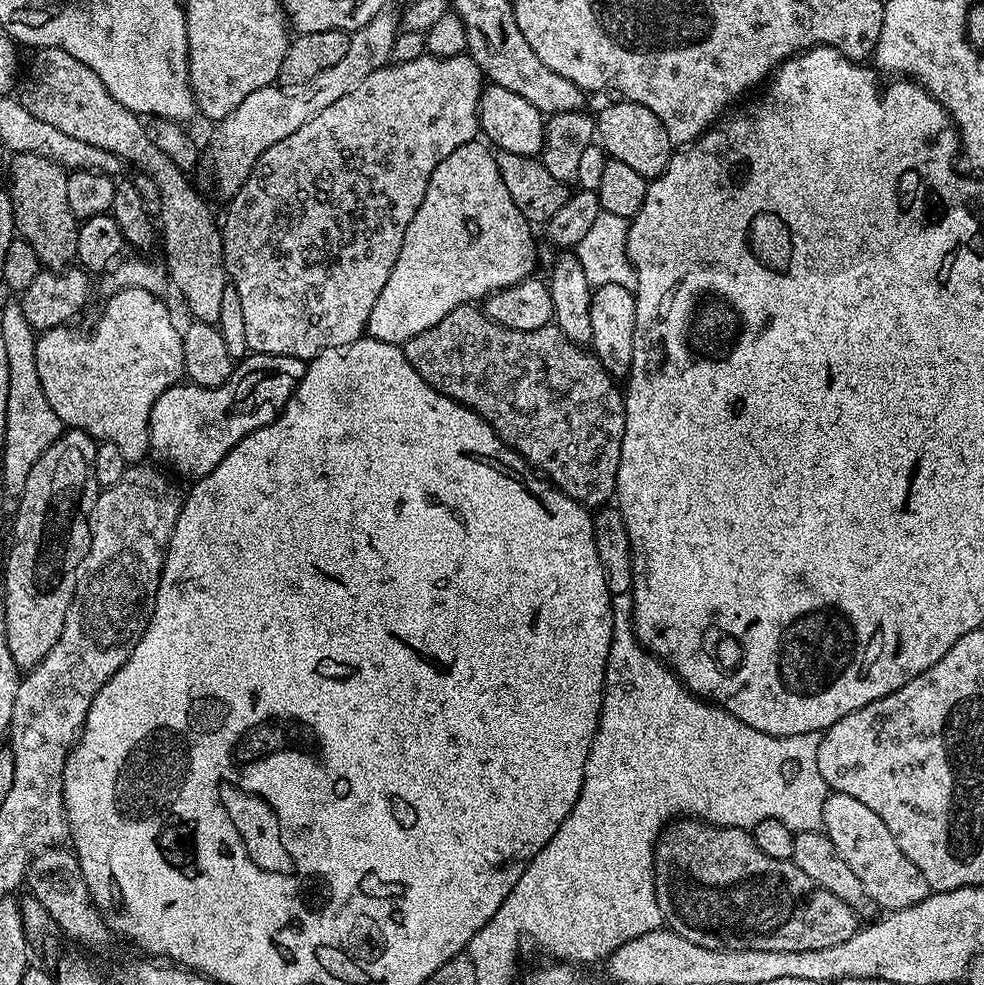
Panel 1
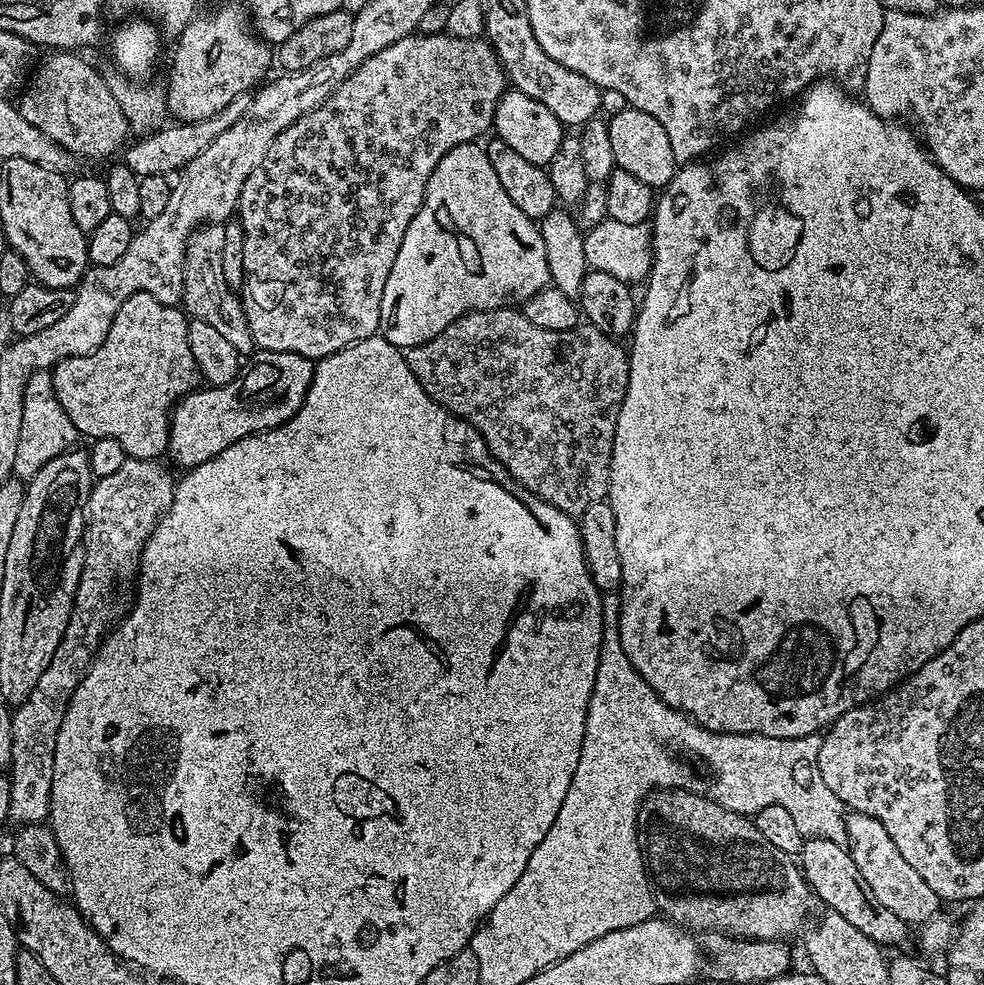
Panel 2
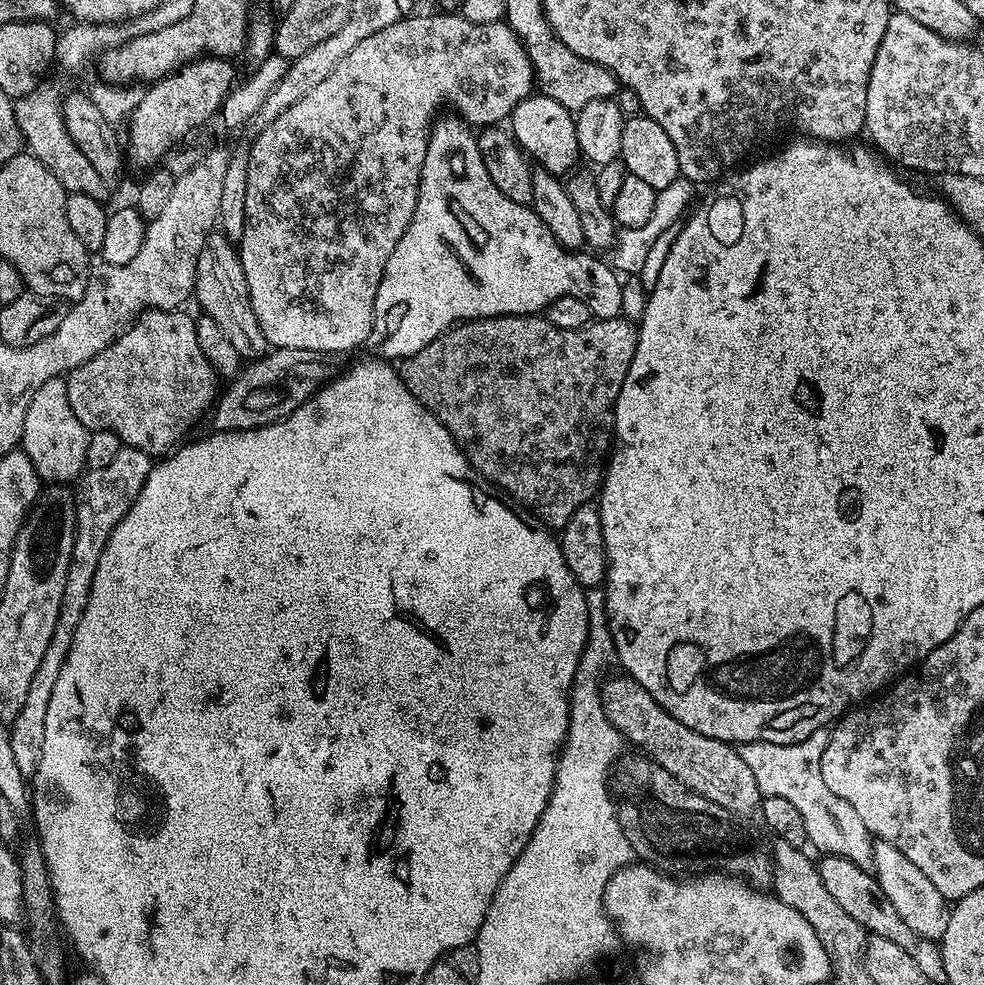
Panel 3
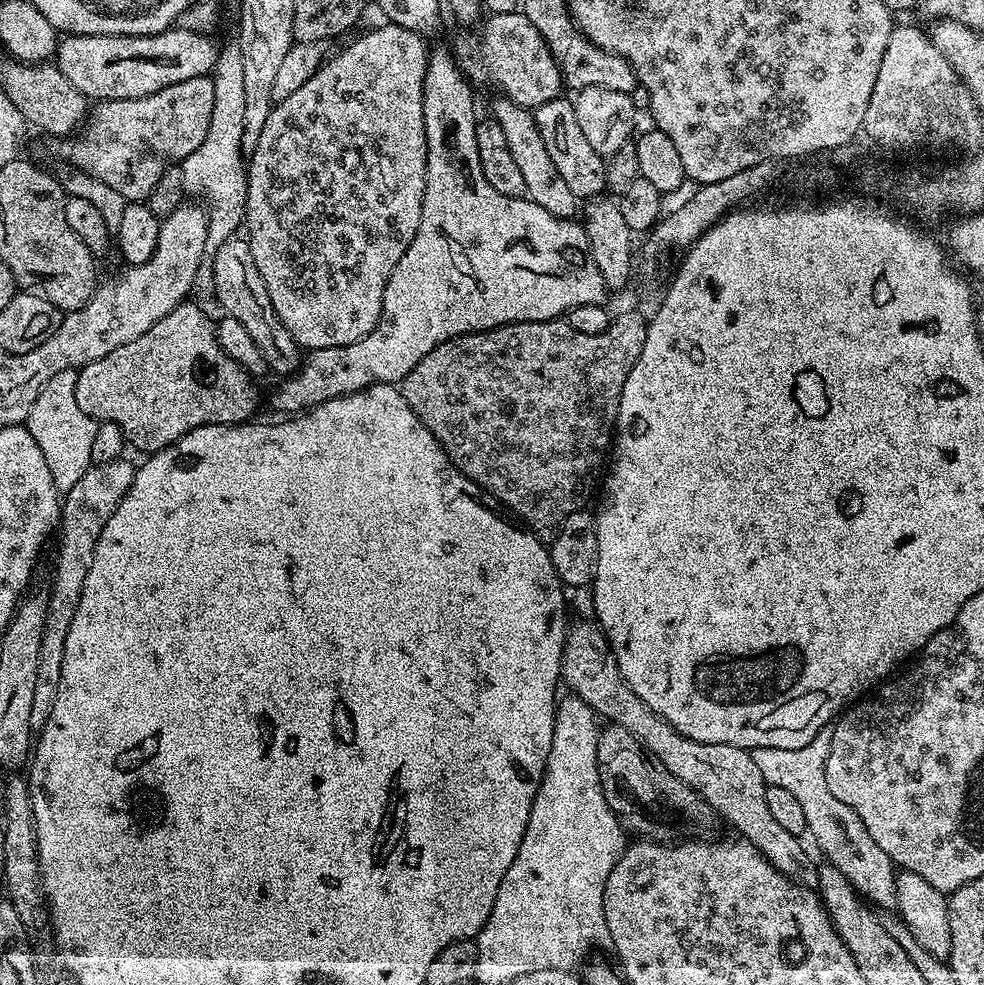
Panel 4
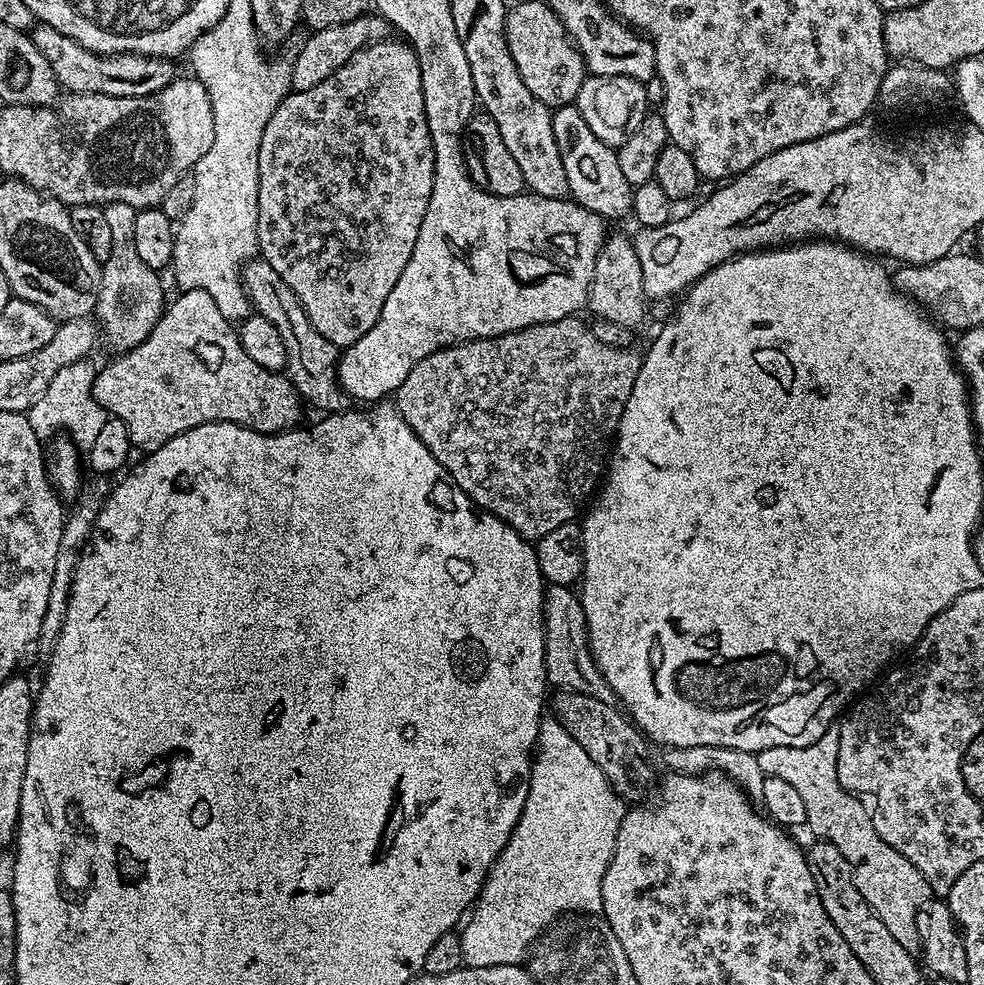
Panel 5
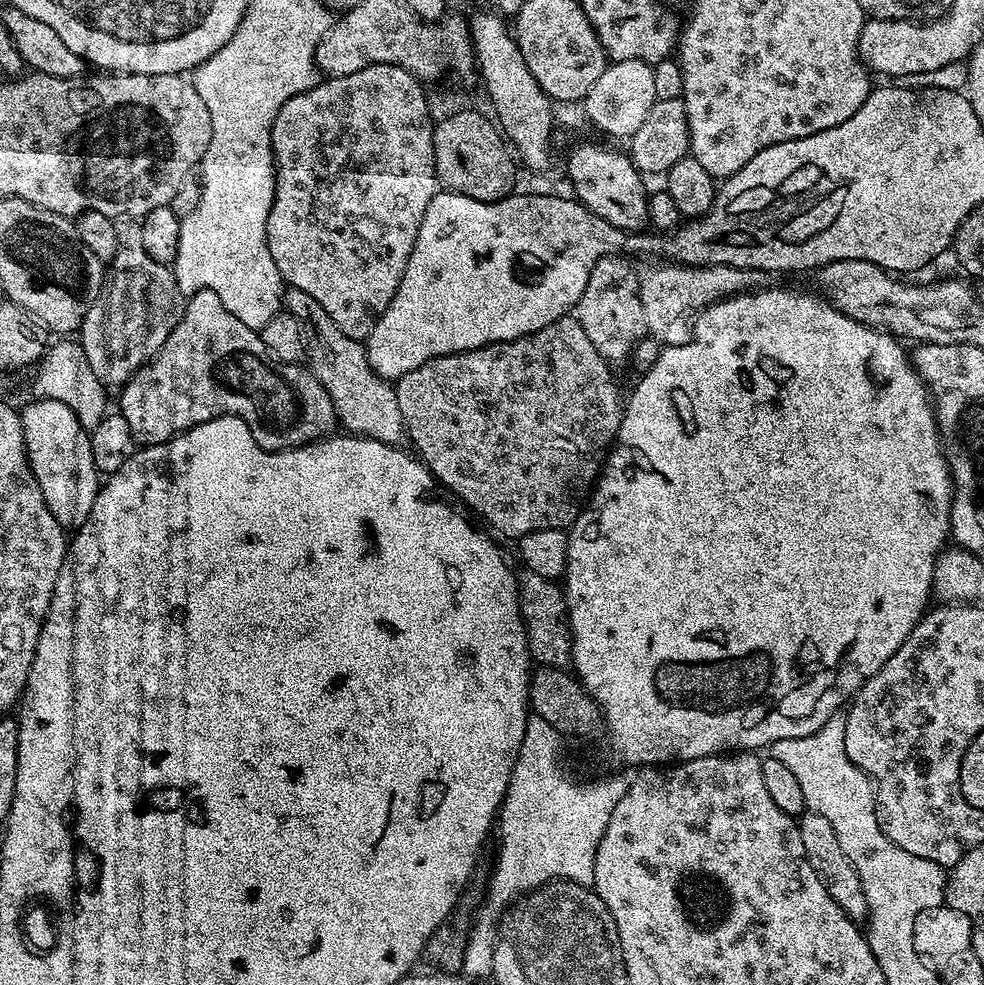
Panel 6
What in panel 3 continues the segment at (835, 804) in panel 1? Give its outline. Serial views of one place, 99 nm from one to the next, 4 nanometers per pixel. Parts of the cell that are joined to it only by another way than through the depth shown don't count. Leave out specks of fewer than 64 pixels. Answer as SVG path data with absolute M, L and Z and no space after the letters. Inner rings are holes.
M876 840L872 845L872 868L876 881L882 886L882 891L890 902L894 902L894 910L898 910L898 915L906 921L906 926L914 930L914 934L922 934L922 938L939 942L942 934L946 934L946 922L950 911L949 901L944 899L942 894L938 894L938 889L930 883L930 878L906 858L890 842Z

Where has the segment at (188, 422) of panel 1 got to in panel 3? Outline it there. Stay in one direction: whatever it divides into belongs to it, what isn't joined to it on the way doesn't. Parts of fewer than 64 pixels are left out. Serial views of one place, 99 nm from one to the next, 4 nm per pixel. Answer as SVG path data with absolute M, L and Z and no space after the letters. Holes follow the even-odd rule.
M277 348L249 363L246 370L231 381L228 393L214 405L210 420L222 432L241 432L243 428L264 428L296 411L312 399L329 380L333 379L332 364L327 355L314 350Z

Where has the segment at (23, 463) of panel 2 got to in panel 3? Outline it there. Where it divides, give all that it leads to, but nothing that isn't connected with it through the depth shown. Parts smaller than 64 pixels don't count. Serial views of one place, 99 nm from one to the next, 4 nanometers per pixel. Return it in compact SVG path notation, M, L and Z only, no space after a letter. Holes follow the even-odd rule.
M64 376L50 378L42 382L38 390L34 390L34 398L30 398L30 410L26 410L22 450L30 462L34 462L34 470L40 475L41 481L48 484L75 481L85 471L86 446L91 437L90 429L78 422L78 414L74 414L74 409L70 407L68 382Z

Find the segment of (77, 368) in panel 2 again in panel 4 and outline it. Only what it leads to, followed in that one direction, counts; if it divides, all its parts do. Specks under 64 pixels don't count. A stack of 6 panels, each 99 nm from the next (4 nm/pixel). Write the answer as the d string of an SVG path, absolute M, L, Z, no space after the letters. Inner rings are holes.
M185 302L174 310L170 310L170 314L166 314L166 318L154 322L154 326L150 326L150 330L146 330L146 334L142 334L142 338L134 338L134 342L126 342L126 346L118 346L118 350L110 350L110 354L106 354L106 358L90 362L76 373L76 397L82 414L86 414L90 419L97 422L113 420L124 432L125 441L131 447L133 444L138 451L144 452L143 454L151 454L162 450L166 446L181 440L190 430L194 430L203 424L243 424L255 417L252 416L256 412L256 388L252 385L255 384L253 377L249 376L245 368L240 368L238 362L230 359L220 348L213 317L208 317L198 305L192 303Z

